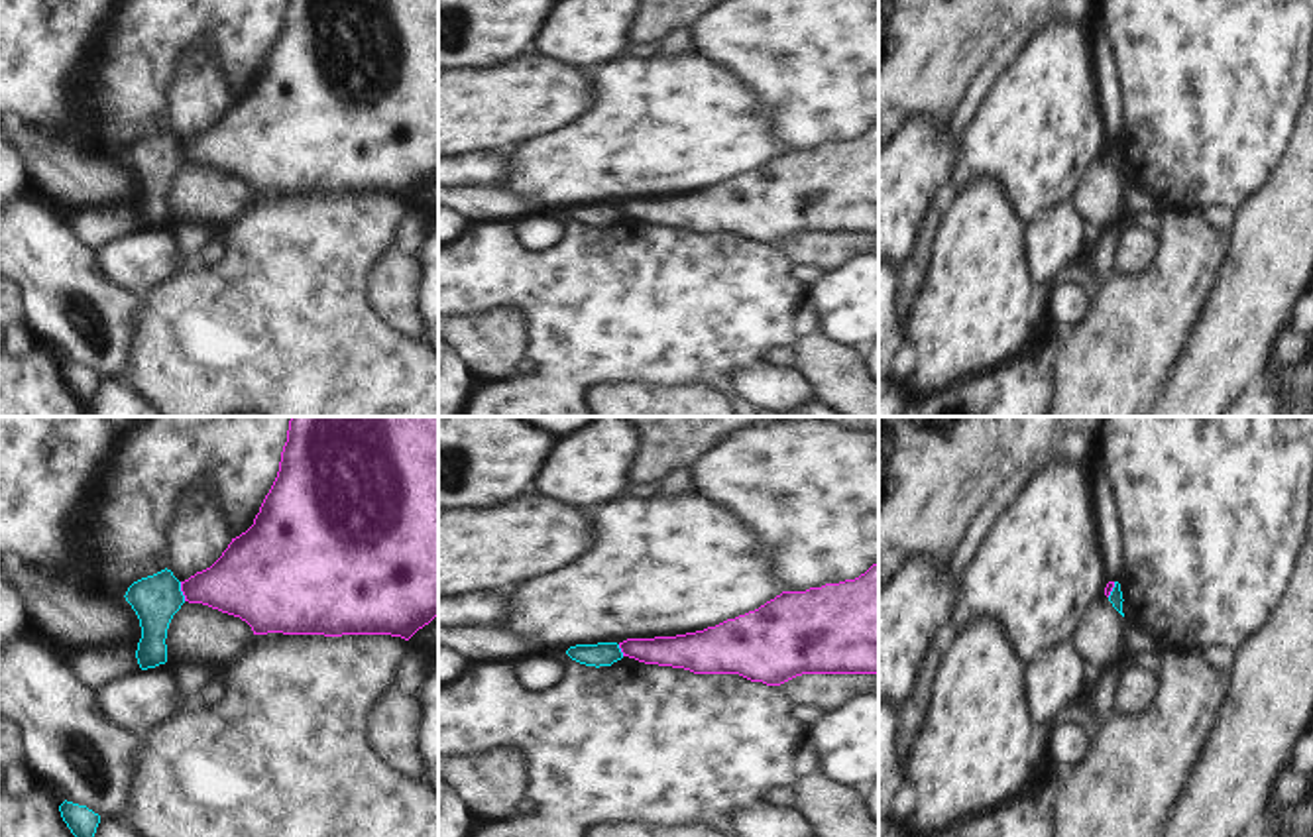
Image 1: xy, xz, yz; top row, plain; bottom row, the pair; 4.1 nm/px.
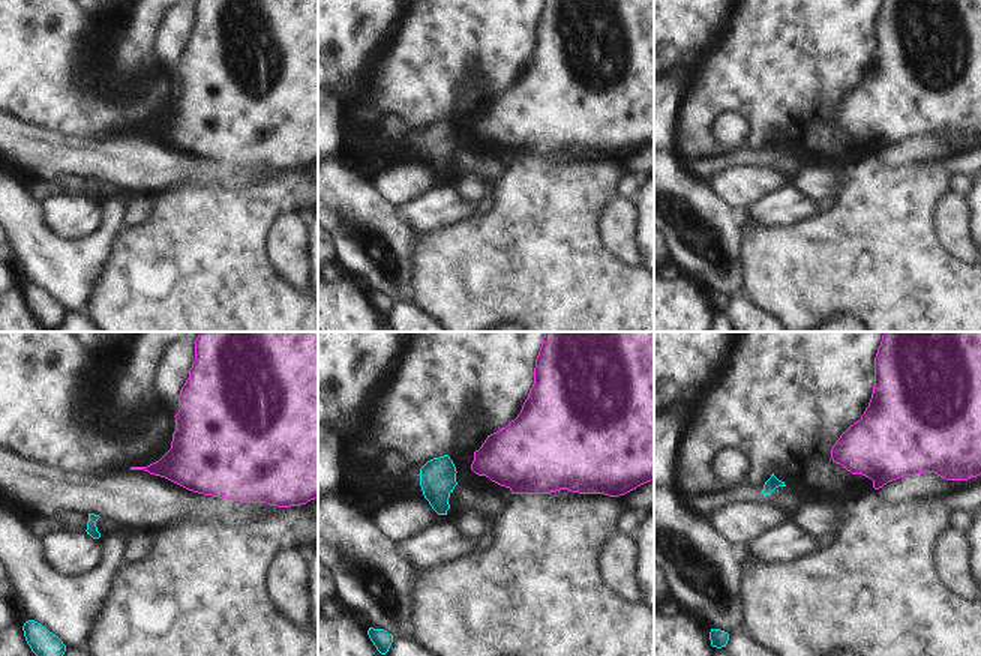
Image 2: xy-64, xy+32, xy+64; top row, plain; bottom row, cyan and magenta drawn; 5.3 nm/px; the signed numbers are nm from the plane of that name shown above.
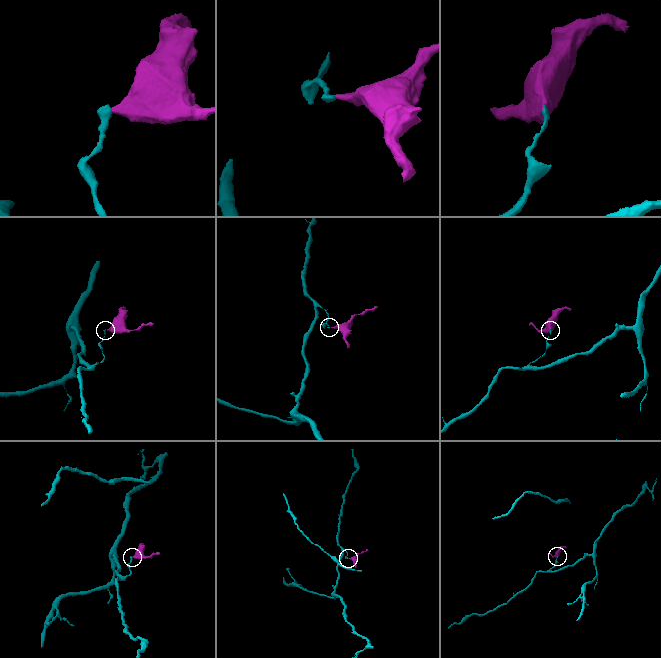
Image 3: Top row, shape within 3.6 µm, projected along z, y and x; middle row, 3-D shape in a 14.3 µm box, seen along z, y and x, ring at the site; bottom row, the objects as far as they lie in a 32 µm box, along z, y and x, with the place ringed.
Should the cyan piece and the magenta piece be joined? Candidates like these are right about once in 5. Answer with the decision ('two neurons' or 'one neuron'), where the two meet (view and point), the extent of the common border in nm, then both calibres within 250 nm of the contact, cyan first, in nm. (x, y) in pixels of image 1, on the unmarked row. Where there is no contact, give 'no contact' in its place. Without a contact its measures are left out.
two neurons; contact xy (181, 152); length 80 nm; calibres 190 and 280 nm

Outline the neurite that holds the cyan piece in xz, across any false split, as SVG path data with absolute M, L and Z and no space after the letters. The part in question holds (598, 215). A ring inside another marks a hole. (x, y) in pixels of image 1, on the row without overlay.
M598 202L598 204L576 204L566 210L566 214L586 226L611 226L623 218L617 202Z

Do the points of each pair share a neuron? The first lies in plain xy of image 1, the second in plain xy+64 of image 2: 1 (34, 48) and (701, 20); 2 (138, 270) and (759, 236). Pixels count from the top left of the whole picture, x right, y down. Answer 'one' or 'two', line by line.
1: one
2: two

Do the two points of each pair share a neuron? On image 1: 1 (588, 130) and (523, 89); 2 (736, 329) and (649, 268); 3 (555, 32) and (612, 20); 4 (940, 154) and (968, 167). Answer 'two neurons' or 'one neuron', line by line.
1: two neurons
2: one neuron
3: one neuron
4: two neurons

